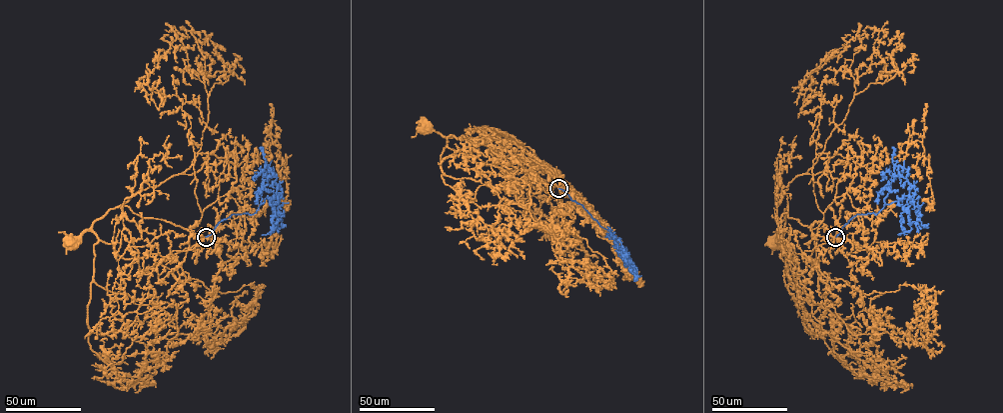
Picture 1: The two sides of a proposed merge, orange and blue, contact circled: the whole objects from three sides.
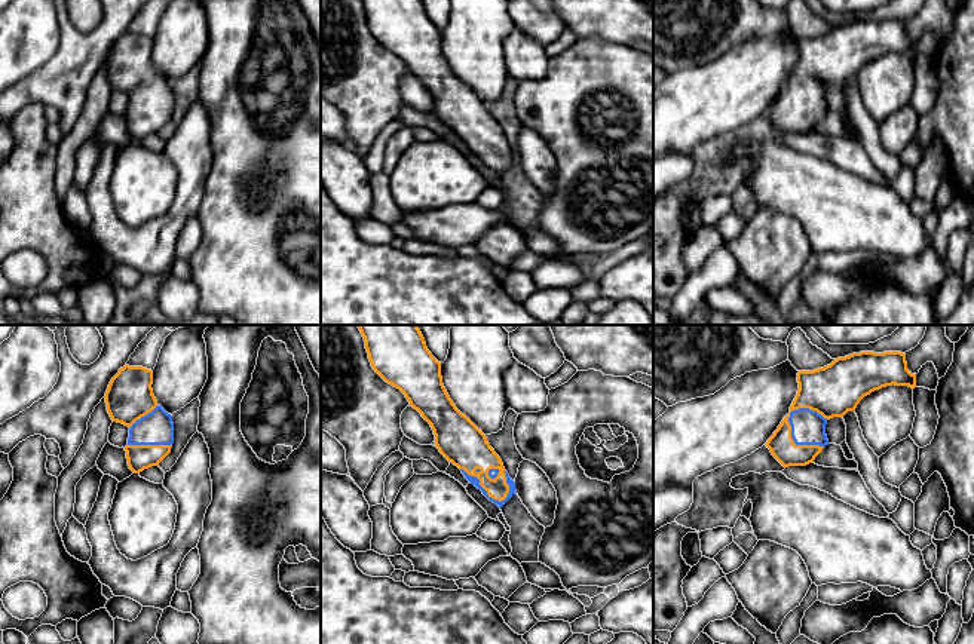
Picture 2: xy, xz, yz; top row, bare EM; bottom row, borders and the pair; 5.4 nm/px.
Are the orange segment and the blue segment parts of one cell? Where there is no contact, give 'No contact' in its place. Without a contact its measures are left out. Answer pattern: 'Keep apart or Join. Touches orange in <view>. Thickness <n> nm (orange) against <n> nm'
Join. Touches orange in yz. Thickness 140 nm (orange) against 190 nm

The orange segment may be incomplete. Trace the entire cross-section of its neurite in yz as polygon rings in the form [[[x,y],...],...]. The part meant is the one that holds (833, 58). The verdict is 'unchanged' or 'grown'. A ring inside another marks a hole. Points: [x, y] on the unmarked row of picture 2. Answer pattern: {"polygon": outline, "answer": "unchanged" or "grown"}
{"polygon": [[[860,19],[834,27],[830,33],[814,39],[797,40],[799,58],[778,96],[768,107],[766,114],[784,134],[806,134],[828,113],[826,92],[833,85],[843,85],[855,79],[860,68],[886,53],[916,55],[916,42],[907,37],[906,22],[901,19]]], "answer": "grown"}

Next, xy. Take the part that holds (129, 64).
{"polygon": [[[125,33],[104,64],[111,88],[129,95],[125,119],[134,141],[159,134],[174,111],[172,83],[157,71],[151,52],[151,37]]], "answer": "grown"}

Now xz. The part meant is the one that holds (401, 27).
{"polygon": [[[361,0],[373,37],[389,52],[399,56],[410,73],[431,92],[439,120],[457,134],[465,145],[499,175],[517,159],[500,125],[486,102],[462,82],[450,67],[441,45],[441,30],[428,18],[422,0]]], "answer": "grown"}

